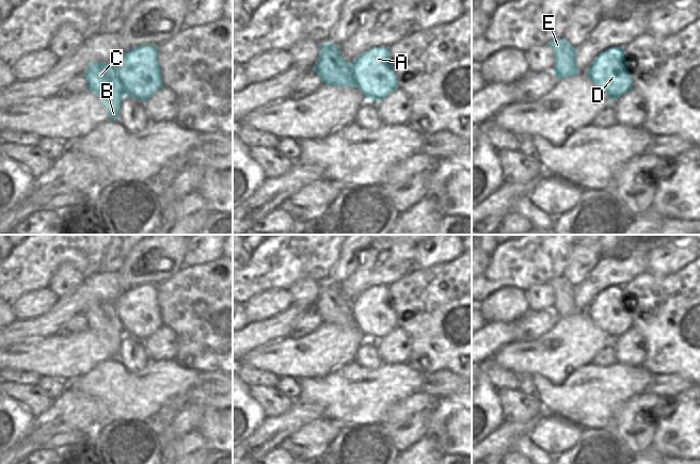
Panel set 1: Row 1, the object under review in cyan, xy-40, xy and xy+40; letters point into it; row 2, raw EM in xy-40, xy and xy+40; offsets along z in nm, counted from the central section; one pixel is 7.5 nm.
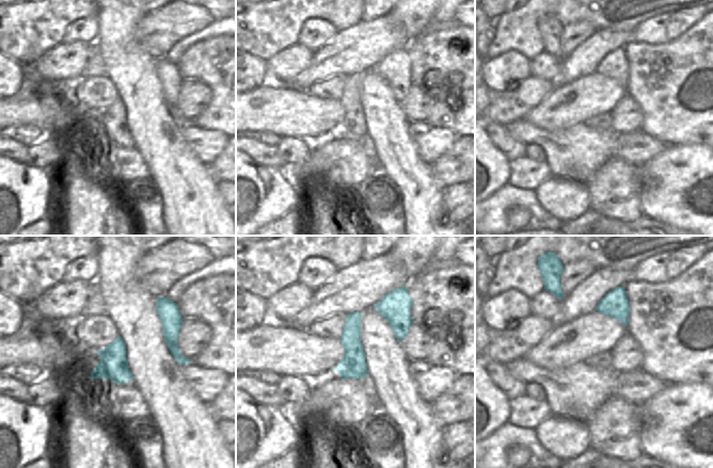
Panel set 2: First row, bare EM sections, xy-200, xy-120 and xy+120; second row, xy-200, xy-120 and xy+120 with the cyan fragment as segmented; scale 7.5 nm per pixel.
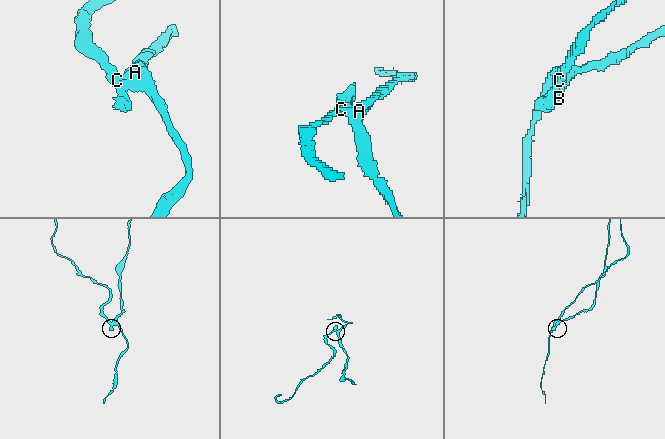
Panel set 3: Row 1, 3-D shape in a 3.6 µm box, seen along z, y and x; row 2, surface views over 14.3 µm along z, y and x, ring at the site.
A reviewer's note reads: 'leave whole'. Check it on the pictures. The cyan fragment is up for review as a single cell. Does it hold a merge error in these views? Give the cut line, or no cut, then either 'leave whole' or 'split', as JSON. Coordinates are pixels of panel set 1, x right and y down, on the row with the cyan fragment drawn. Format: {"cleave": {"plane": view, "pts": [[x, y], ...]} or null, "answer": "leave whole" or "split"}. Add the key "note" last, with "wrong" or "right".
{"cleave": {"plane": "xy-40", "pts": [[113, 64], [125, 93]]}, "answer": "split", "note": "wrong"}

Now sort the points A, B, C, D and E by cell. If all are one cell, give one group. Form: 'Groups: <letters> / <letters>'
Groups: A D / B C E

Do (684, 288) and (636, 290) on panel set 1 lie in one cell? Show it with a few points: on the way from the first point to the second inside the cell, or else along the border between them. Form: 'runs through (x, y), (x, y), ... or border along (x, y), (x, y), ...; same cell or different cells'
runs through (672, 290), (648, 290); same cell

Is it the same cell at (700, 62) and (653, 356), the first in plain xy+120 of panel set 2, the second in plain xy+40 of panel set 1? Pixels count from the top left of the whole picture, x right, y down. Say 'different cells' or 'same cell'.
same cell

